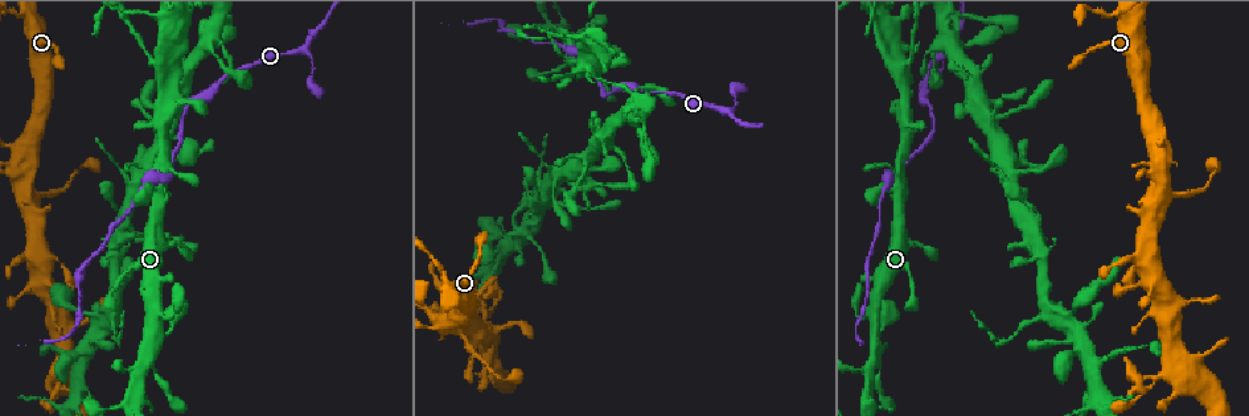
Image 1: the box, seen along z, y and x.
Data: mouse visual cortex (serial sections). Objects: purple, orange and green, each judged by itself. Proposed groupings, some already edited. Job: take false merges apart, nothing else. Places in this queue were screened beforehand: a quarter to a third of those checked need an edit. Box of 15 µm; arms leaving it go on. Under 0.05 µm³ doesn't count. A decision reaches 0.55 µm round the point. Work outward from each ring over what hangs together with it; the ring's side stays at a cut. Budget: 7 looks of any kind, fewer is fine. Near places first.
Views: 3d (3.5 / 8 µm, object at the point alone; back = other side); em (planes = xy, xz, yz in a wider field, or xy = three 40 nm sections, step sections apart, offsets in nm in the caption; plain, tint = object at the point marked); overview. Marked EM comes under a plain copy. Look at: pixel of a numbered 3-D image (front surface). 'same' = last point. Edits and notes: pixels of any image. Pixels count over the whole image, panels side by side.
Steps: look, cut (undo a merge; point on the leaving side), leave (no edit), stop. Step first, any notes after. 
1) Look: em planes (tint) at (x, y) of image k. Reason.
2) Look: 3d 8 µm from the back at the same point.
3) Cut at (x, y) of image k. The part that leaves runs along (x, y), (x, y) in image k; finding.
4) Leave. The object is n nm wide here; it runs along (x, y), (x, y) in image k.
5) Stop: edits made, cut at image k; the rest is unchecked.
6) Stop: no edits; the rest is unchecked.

Look: 3d 3.5 µm at (176, 174) of image 1.

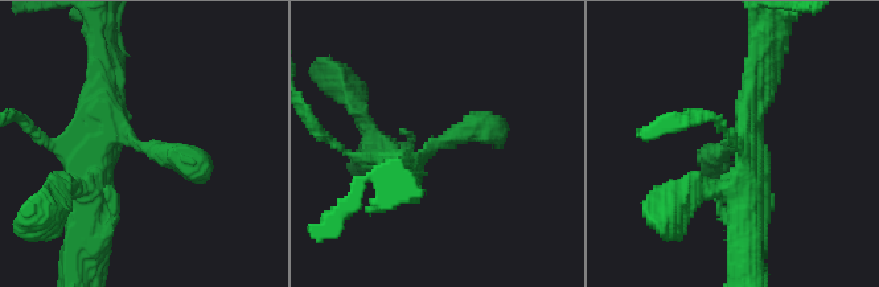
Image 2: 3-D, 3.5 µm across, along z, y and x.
Look: em planes (tint) at (438, 143) of image 2. Need the tissue.

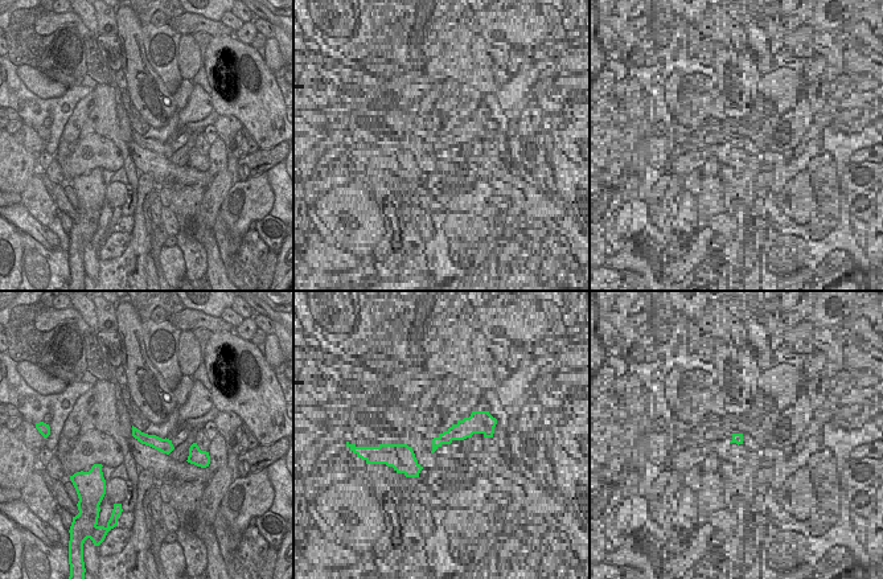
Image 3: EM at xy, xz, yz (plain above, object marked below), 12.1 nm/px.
Leave. It runs along (390, 164), (471, 126), (504, 143) in image 2; one cell here.

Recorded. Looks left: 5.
Look: 3d 3.5 µm at (908, 61) of image 1. Thick turns thin.

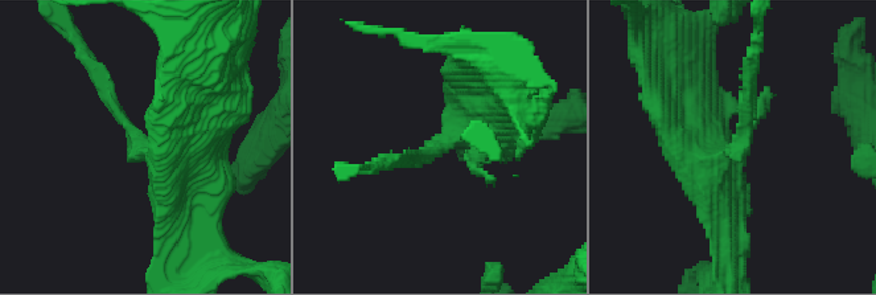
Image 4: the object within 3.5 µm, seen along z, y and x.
Look: em xy step 2 (tint) at (733, 148) of image 4. The arms are 150, 400 nm wide; shape alone is not enough.

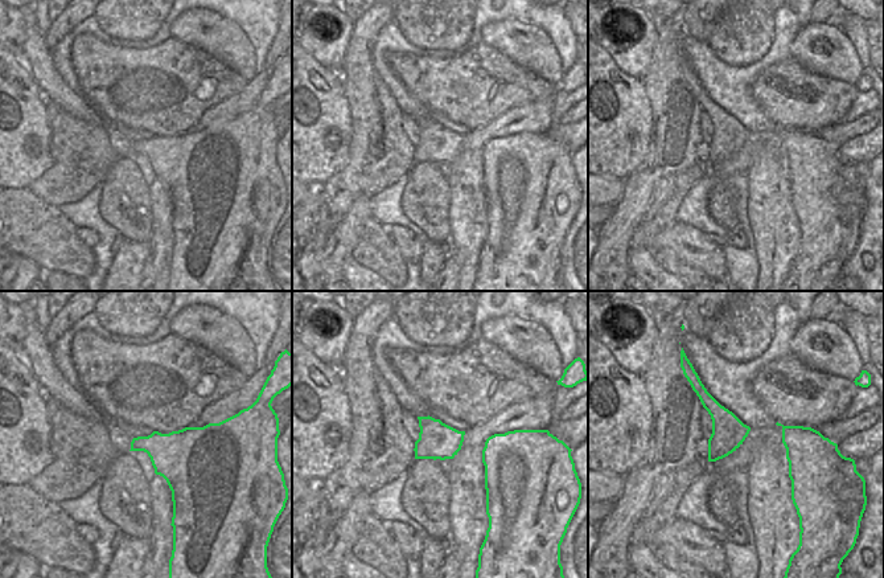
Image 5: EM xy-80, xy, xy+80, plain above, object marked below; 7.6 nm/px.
Leave. It runs along (193, 196), (193, 167), (152, 155), (99, 73) in image 4; continuous, no second cell.

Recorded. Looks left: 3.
Look: 3d 3.5 µm at (151, 356) of image 1. Arms run side by side.

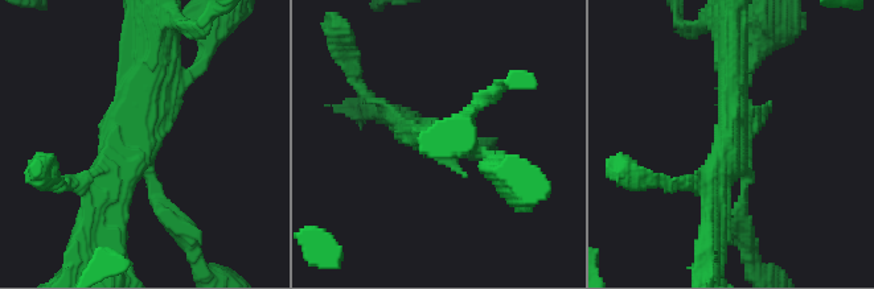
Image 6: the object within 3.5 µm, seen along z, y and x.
Look: em xy step 3 (tint) at (139, 150) of image 6. Need the tissue.

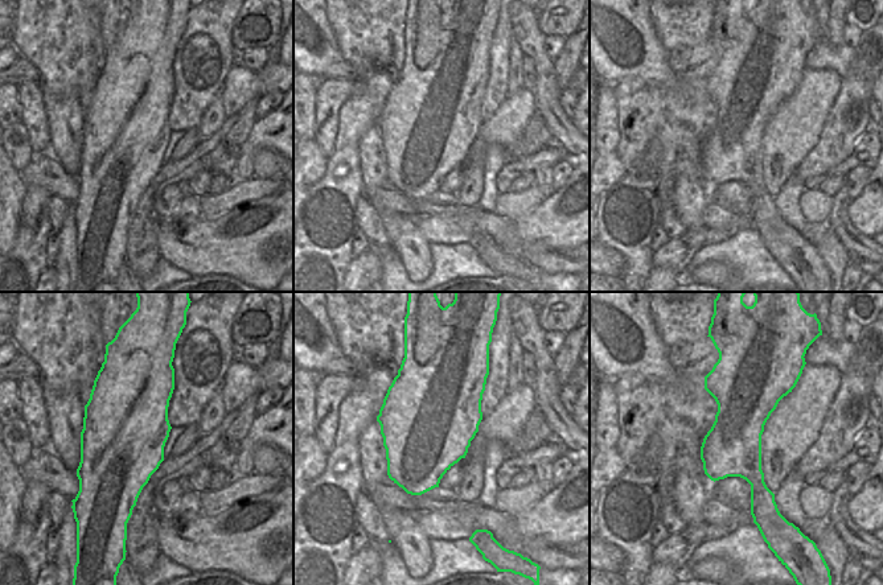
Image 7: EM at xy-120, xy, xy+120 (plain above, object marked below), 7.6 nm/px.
Leave. It runs along (158, 65), (105, 227) in image 6; continuous, no second cell.

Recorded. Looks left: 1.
Stop: no edits; the rest is unchecked.

